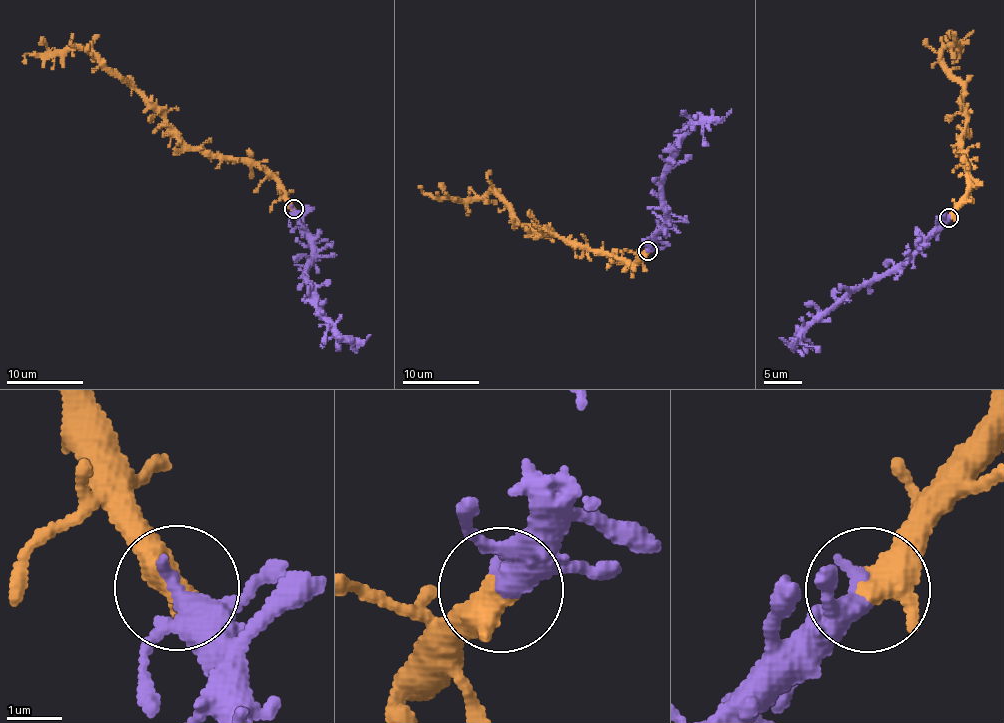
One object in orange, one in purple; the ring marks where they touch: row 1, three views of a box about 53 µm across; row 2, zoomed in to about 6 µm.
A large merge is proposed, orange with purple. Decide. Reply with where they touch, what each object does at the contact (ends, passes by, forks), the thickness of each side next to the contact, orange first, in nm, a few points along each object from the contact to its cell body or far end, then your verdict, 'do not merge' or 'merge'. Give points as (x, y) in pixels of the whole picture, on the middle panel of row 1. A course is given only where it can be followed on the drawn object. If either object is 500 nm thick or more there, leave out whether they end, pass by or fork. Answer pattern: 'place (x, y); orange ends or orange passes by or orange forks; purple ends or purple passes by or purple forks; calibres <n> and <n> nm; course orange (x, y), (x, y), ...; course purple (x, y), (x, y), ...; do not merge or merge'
place (647, 251); calibres 550 and 320 nm; course orange (647, 251), (637, 263), (623, 262), (604, 251), (570, 245), (520, 225), (498, 194), (429, 197), (421, 186); course purple (647, 251), (649, 244), (666, 223), (660, 181), (667, 159), (701, 122), (722, 118), (731, 109); merge

